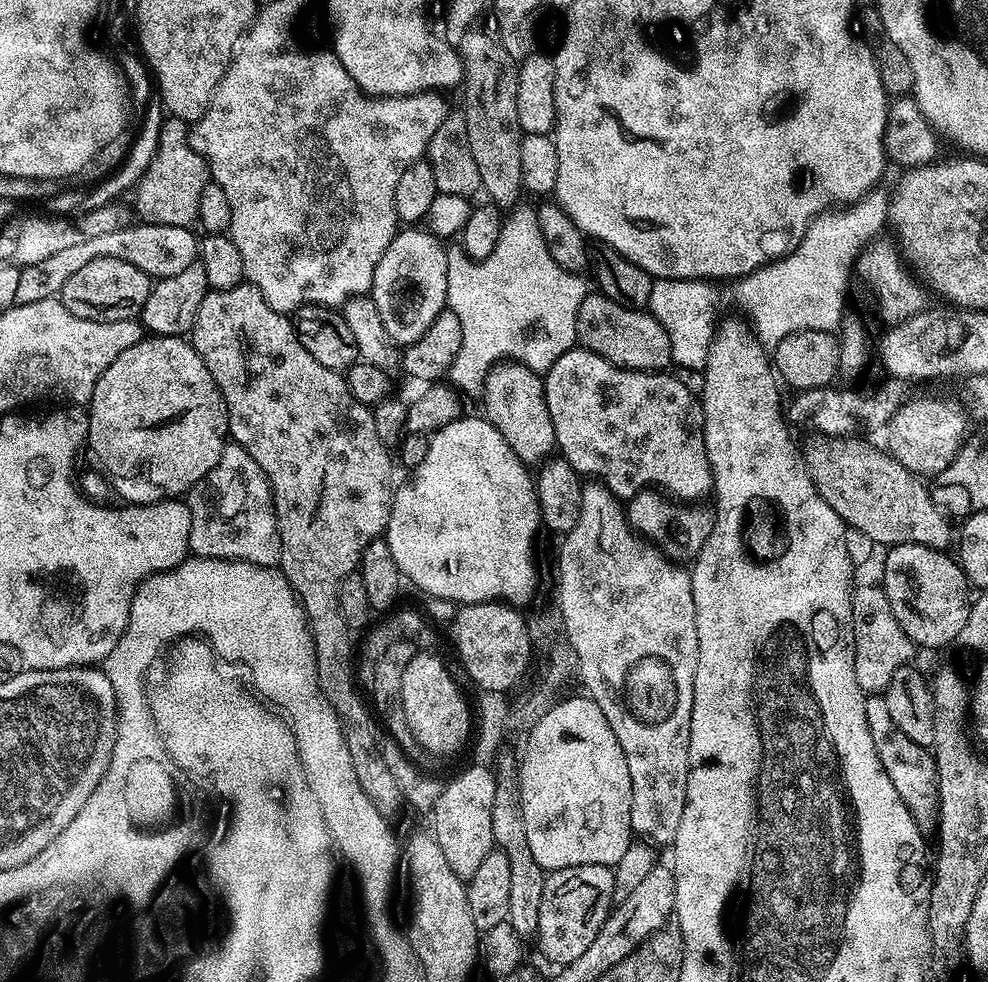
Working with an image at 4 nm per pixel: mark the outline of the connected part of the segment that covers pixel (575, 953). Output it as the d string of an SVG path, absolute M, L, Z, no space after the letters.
M607 864L570 866L551 873L542 890L542 907L538 913L540 930L538 941L544 956L556 966L563 966L579 958L598 938L598 930L608 919L614 907L613 869Z

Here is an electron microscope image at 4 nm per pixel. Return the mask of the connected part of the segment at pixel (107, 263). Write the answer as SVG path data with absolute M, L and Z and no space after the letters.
M94 258L94 262L82 266L82 270L62 286L58 299L78 318L130 320L139 317L153 283L153 277L130 262L122 262L122 258Z

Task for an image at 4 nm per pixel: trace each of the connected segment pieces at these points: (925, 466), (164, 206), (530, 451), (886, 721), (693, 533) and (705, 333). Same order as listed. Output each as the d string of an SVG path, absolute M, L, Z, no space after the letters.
M916 396L905 399L900 409L889 419L886 448L890 455L906 470L921 478L934 478L958 454L960 445L966 439L964 432L966 408L956 400L944 396Z
M168 116L161 126L160 137L157 142L157 150L153 160L146 167L145 173L134 187L136 194L136 212L145 224L161 224L162 226L182 226L183 228L195 225L198 220L198 202L202 198L202 190L210 183L208 175L208 164L204 157L199 156L190 146L188 133L190 131L189 121Z
M501 362L488 371L484 379L483 419L488 420L506 438L506 446L518 454L518 458L529 466L543 465L557 451L554 422L546 406L544 377L524 364Z
M868 694L864 697L866 706L866 722L870 726L870 738L874 738L874 750L878 750L878 758L890 774L890 782L894 782L894 790L898 790L900 799L916 818L928 816L938 808L938 785L936 782L936 762L933 753L916 742L910 742L898 726L894 726L894 718L890 718L883 695Z
M645 490L627 501L628 527L637 536L659 548L668 560L691 562L700 553L702 546L706 546L706 538L710 538L710 530L714 530L716 521L716 513L711 507L700 507L704 506L696 502L669 502L659 491Z
M657 279L650 290L647 311L666 330L670 338L672 364L676 368L699 368L706 366L708 348L718 331L716 311L720 308L717 285L707 280L662 280Z

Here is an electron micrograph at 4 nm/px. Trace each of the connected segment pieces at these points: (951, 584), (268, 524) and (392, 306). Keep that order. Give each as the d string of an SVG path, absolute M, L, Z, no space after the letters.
M894 544L887 549L882 560L884 583L882 585L886 598L890 602L890 610L894 610L894 618L898 618L898 626L910 637L913 644L924 648L944 648L956 644L958 634L962 634L962 626L966 626L970 607L970 585L963 568L955 559L947 555L947 551L922 546L921 544Z
M229 442L218 458L218 466L206 474L186 493L186 503L190 510L190 542L192 556L205 556L214 562L239 562L256 564L262 570L271 569L280 563L280 535L276 521L276 507L272 504L272 487L263 470L246 454L240 444Z
M408 226L397 231L390 246L386 246L386 254L382 254L382 262L378 262L374 270L370 295L374 306L378 306L388 338L397 346L407 346L422 338L434 318L445 311L448 302L448 248L436 233L423 230L420 226Z

